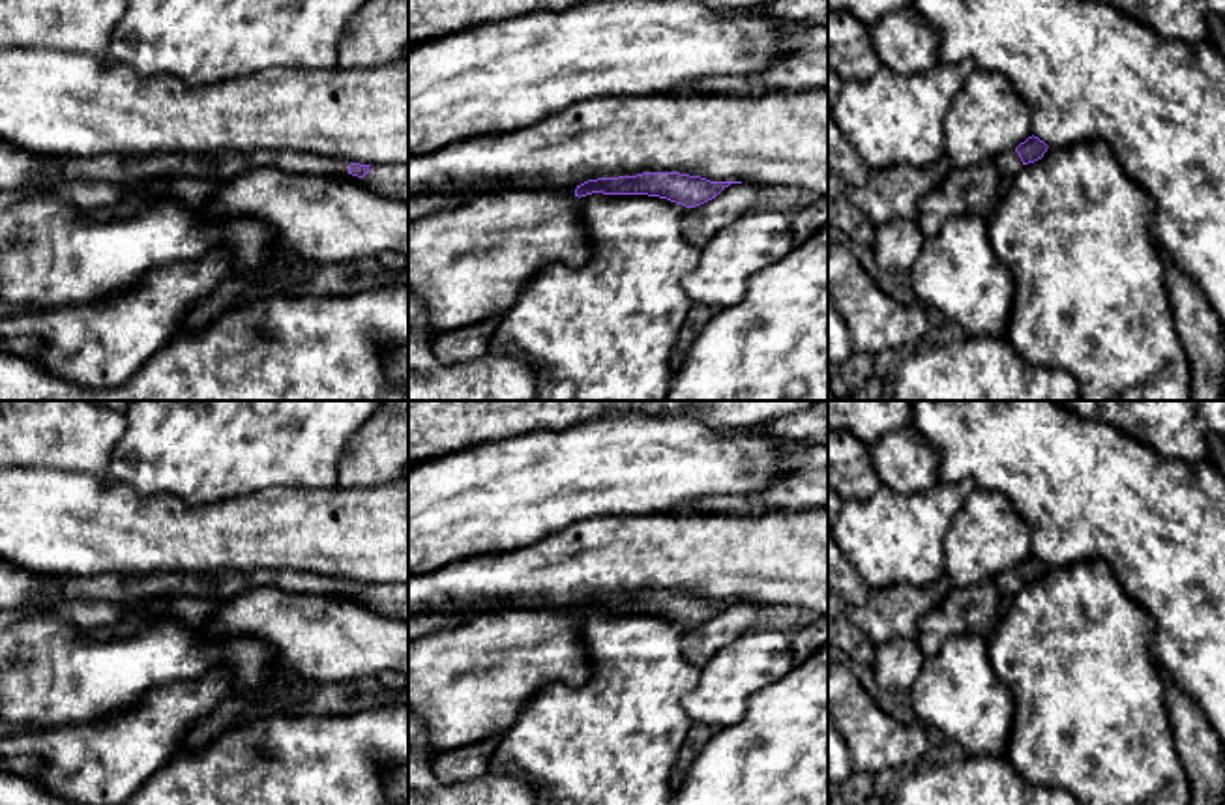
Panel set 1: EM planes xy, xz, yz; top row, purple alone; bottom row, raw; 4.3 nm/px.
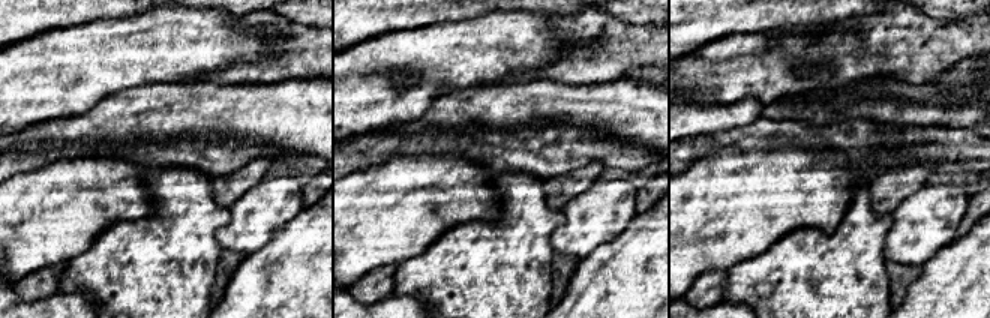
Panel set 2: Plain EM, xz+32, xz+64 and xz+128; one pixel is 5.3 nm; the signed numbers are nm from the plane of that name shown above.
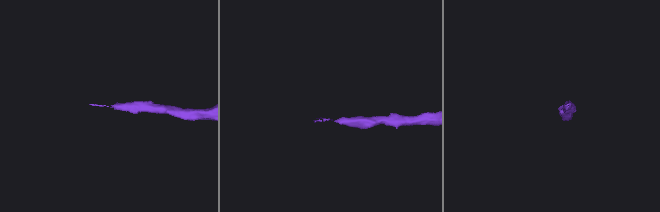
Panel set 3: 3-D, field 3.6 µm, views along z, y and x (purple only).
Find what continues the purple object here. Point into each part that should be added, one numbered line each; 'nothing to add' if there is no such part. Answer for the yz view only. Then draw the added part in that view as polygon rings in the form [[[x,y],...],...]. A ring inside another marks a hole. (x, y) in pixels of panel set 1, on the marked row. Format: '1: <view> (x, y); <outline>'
1: yz (1008, 163); [[[1015,150],[1000,154],[993,159],[993,165],[1000,176],[1015,176],[1023,168],[1023,161]]]

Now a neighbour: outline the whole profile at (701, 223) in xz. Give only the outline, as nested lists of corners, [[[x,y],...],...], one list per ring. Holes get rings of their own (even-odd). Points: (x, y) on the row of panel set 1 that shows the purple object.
[[[731,183],[716,198],[689,208],[682,217],[684,240],[702,249],[721,228],[751,213],[759,187]]]

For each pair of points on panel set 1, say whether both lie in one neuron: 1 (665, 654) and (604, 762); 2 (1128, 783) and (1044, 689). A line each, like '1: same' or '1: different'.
1: same
2: same

